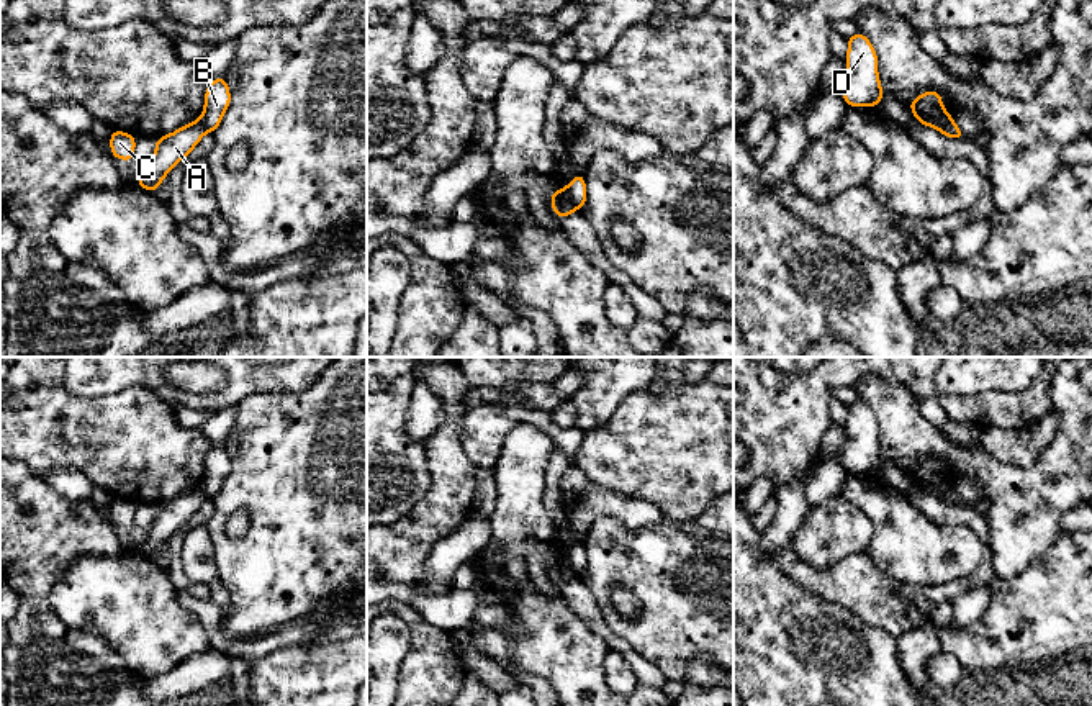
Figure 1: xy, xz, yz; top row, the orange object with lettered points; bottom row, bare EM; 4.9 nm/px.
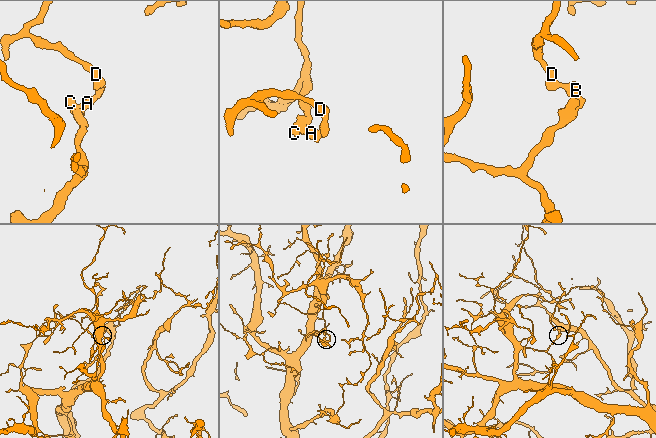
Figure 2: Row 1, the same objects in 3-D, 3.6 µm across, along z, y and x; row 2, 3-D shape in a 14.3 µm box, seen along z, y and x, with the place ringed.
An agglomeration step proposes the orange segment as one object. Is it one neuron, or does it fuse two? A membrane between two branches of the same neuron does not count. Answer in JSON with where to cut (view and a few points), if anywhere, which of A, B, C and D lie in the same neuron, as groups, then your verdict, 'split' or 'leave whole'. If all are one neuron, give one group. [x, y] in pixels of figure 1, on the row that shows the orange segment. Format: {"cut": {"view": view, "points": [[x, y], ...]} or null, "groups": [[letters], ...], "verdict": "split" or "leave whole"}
{"cut": {"view": "xz", "points": [[564, 189], [577, 208]]}, "groups": [["A", "C"], ["B", "D"]], "verdict": "split"}

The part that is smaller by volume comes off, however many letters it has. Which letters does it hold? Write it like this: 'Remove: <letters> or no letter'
Remove: B, D

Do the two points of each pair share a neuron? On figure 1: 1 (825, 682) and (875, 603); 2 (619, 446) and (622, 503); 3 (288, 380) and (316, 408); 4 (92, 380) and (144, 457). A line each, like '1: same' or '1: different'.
1: different
2: different
3: different
4: different

